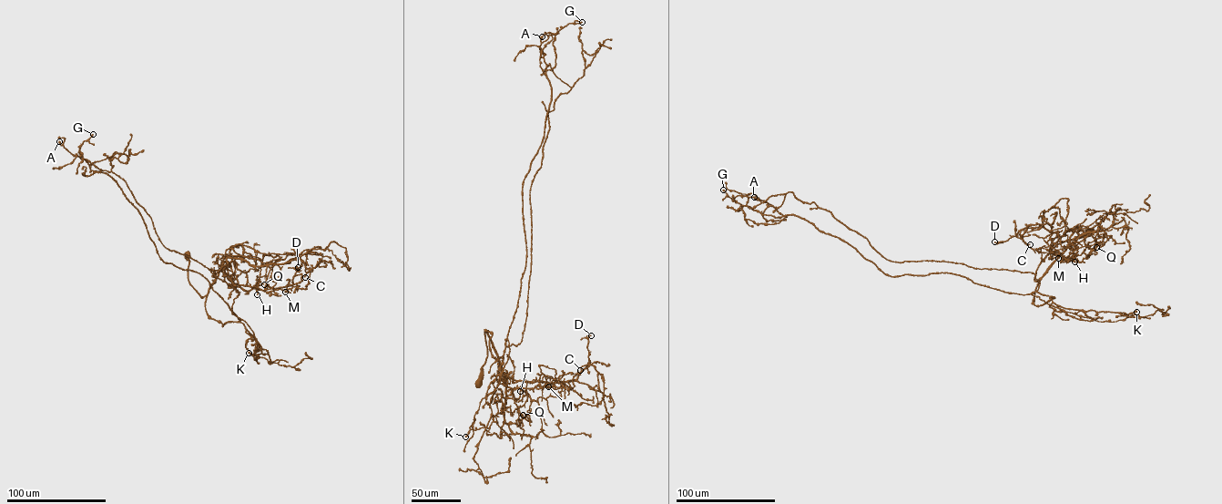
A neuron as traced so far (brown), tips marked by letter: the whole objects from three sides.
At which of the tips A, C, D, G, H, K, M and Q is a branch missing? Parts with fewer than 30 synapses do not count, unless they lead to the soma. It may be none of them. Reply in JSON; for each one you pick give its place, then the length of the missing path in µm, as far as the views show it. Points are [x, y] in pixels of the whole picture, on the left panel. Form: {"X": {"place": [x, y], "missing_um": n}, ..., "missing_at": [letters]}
{"G": {"place": [93, 134], "missing_um": 25}, "missing_at": ["G"]}

